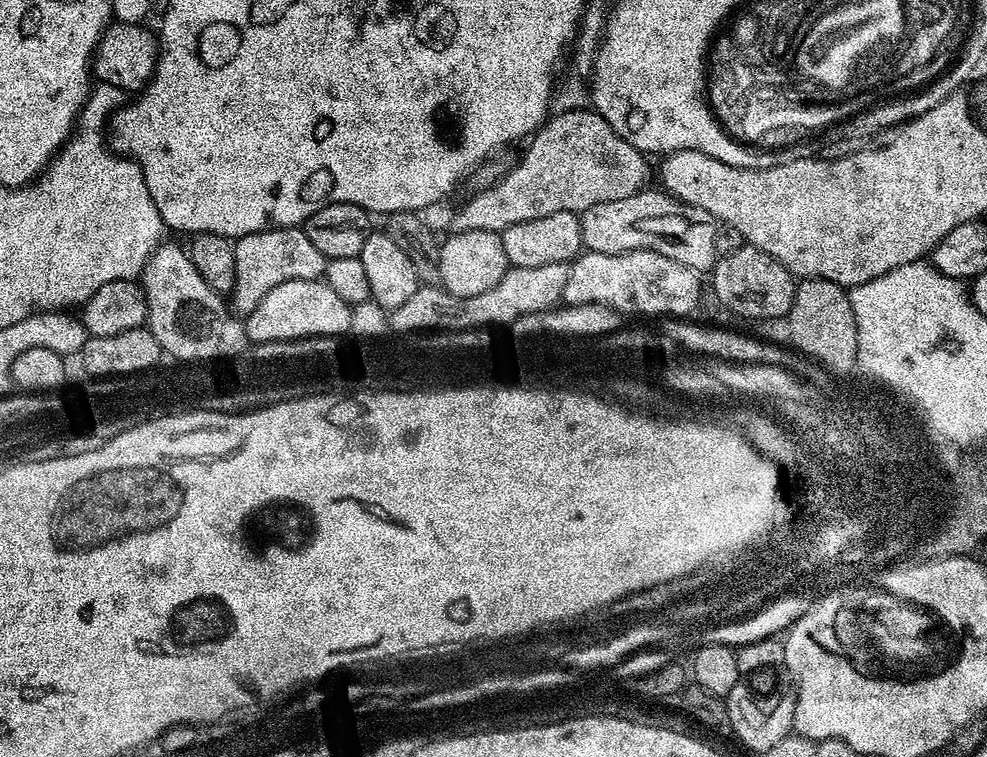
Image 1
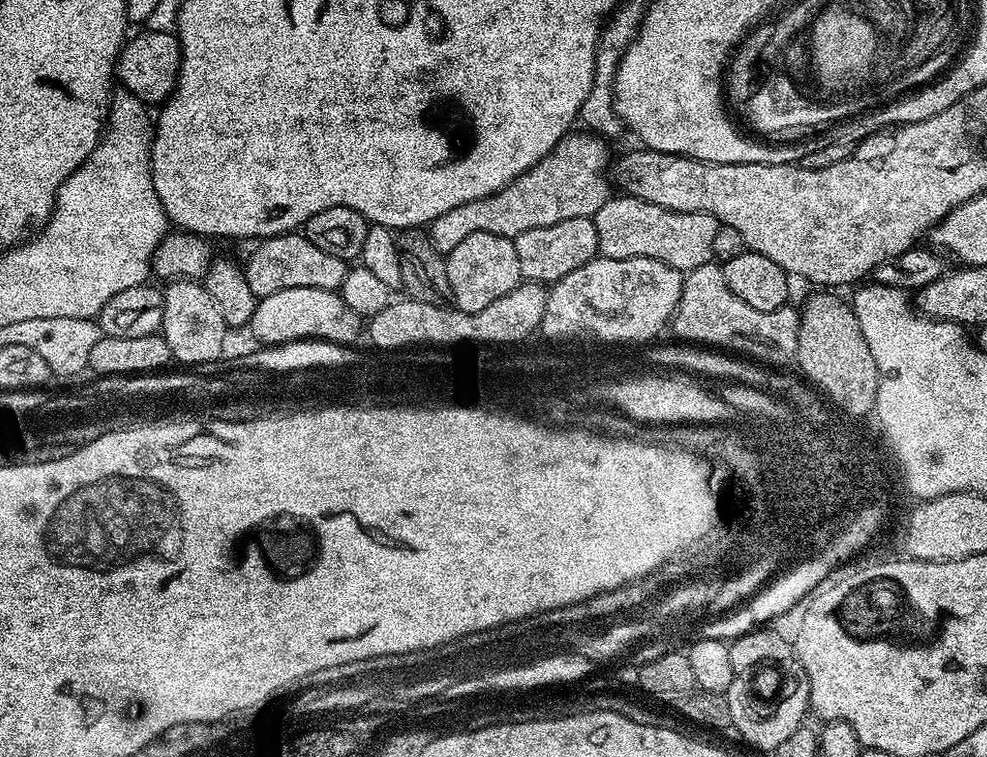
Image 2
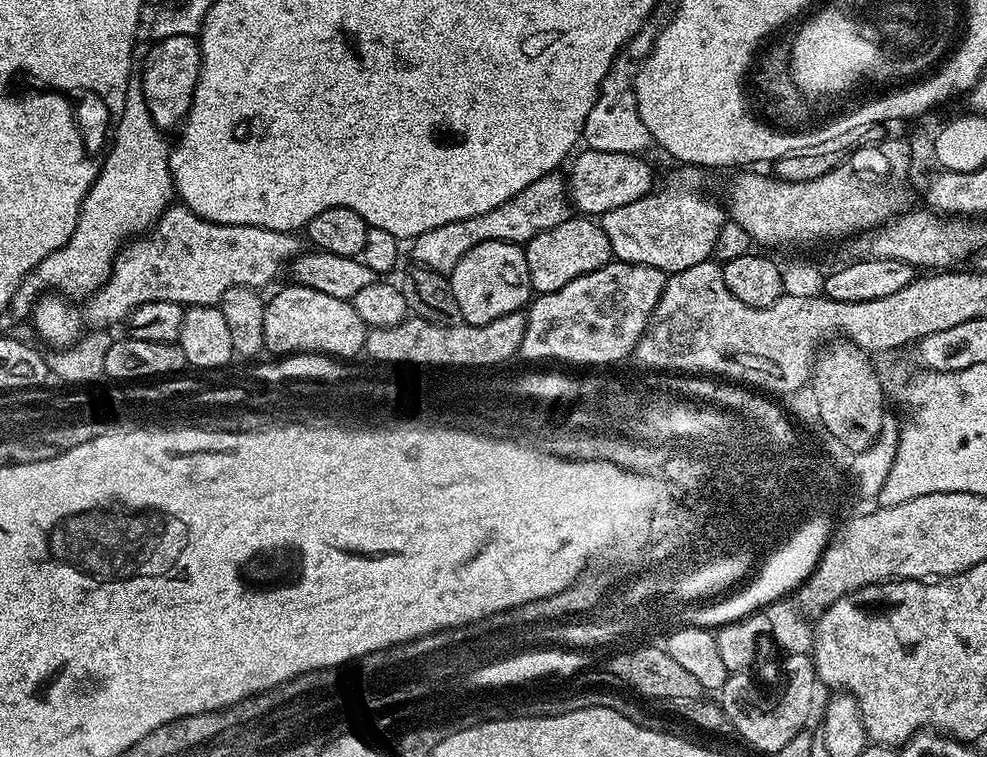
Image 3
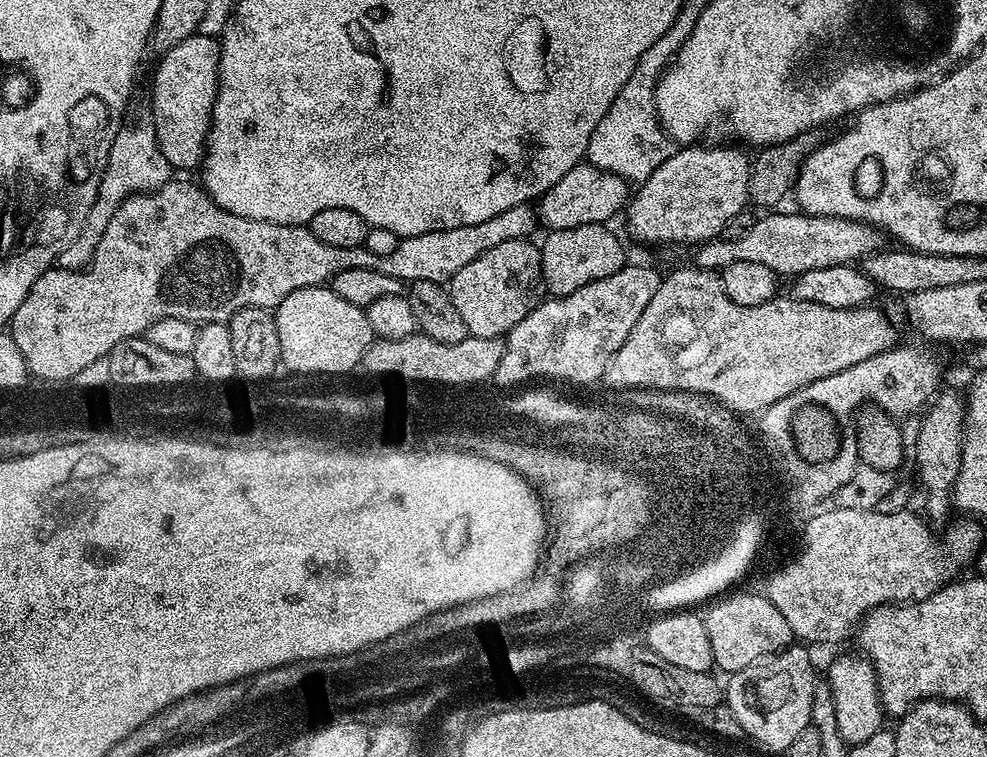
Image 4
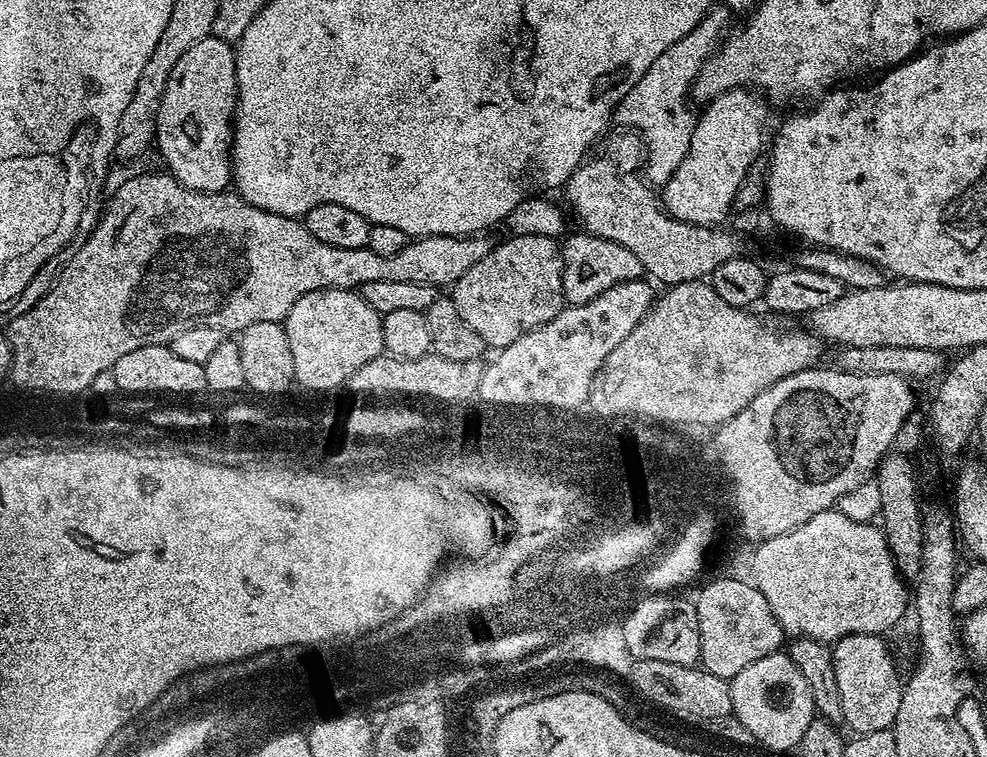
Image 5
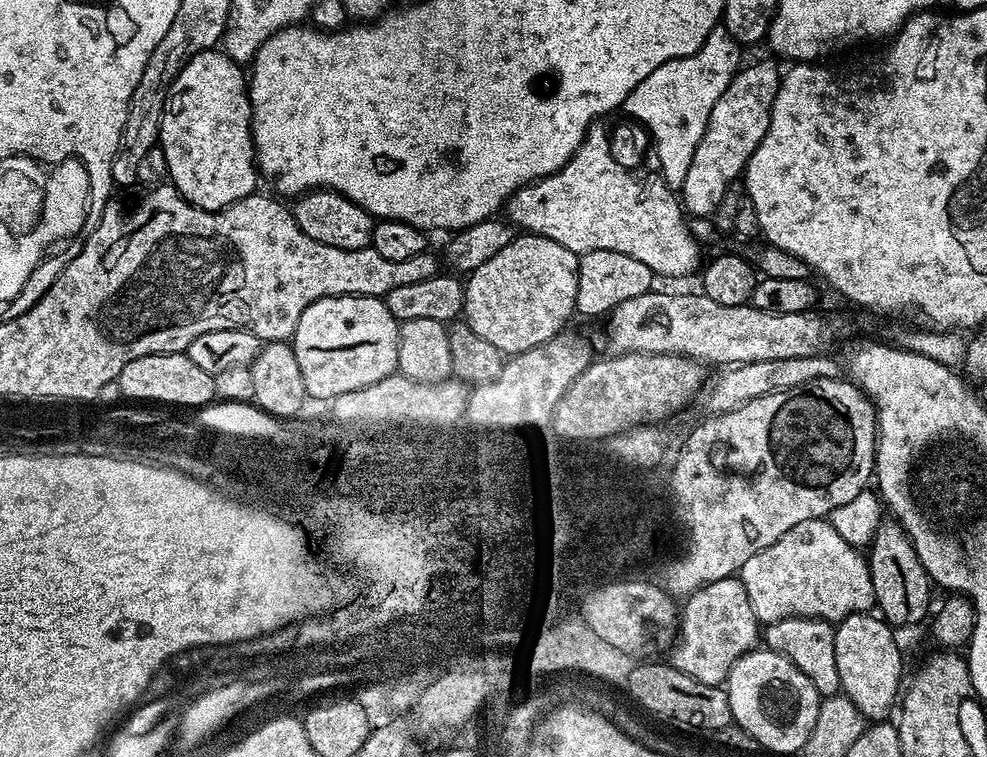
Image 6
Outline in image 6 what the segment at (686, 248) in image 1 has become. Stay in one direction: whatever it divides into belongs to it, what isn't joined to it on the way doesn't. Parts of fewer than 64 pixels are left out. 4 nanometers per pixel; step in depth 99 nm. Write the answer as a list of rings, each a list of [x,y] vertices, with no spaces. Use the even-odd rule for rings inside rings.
[[[760,60],[757,64],[745,63],[730,86],[726,86],[722,98],[714,102],[706,134],[702,134],[702,142],[694,152],[682,189],[683,207],[693,217],[711,217],[726,188],[741,179],[744,167],[768,133],[770,114],[774,98],[780,89],[781,75],[781,69],[776,69],[768,60]]]

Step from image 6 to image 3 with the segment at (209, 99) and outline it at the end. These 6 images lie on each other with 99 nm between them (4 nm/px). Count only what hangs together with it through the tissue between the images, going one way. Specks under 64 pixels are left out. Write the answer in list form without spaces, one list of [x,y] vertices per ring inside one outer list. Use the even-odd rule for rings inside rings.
[[[175,36],[155,41],[144,60],[144,73],[138,76],[138,87],[144,91],[150,106],[150,118],[162,130],[175,129],[190,110],[200,73],[200,41],[196,36]]]

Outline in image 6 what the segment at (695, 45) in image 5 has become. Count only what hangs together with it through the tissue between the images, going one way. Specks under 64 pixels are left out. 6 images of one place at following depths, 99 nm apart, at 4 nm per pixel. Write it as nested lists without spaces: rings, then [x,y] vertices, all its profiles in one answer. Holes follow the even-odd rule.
[[[717,26],[697,52],[658,66],[624,100],[623,111],[628,111],[625,113],[637,124],[644,125],[652,137],[660,175],[669,188],[683,189],[694,152],[702,142],[702,134],[706,134],[710,110],[714,110],[714,102],[722,98],[726,86],[730,86],[742,67],[740,52],[742,45],[723,26]]]

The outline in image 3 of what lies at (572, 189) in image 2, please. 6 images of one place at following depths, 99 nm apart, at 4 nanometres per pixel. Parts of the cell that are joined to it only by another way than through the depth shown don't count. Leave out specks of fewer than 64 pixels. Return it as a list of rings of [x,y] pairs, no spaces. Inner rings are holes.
[[[560,174],[543,176],[538,178],[538,182],[530,182],[526,190],[514,194],[514,198],[502,202],[502,206],[494,206],[494,210],[486,210],[486,214],[450,222],[446,226],[434,226],[434,230],[426,230],[422,234],[413,236],[410,241],[412,256],[419,267],[450,274],[454,266],[458,266],[462,254],[466,254],[466,250],[474,250],[474,246],[482,242],[493,240],[523,246],[530,238],[534,238],[534,234],[542,234],[542,230],[550,230],[550,226],[558,226],[558,222],[566,222],[569,215],[570,201],[565,177]]]

